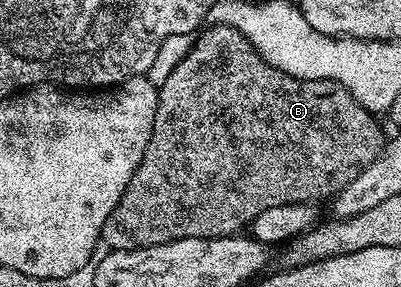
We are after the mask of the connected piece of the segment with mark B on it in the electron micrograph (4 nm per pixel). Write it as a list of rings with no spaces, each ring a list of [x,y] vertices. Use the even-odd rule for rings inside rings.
[[[221,24],[213,25],[207,25],[193,39],[189,52],[182,57],[180,64],[176,64],[176,68],[172,68],[168,80],[158,87],[156,120],[152,128],[152,136],[148,140],[148,148],[144,152],[132,180],[128,180],[116,208],[112,208],[108,220],[102,226],[101,241],[105,245],[107,242],[110,250],[152,248],[185,238],[229,238],[237,235],[241,231],[238,230],[241,226],[242,229],[249,227],[250,221],[256,216],[260,216],[260,212],[264,212],[276,204],[292,204],[293,202],[318,204],[321,203],[321,198],[331,199],[352,180],[356,180],[356,176],[360,176],[360,172],[364,172],[364,168],[368,168],[368,164],[372,164],[372,160],[376,160],[380,156],[384,145],[382,126],[374,119],[377,117],[371,111],[365,110],[356,101],[352,92],[348,92],[348,88],[344,88],[339,82],[288,76],[284,72],[280,72],[280,68],[268,64],[268,60],[264,60],[264,56],[260,56],[260,52],[256,52],[253,44],[239,30]]]

